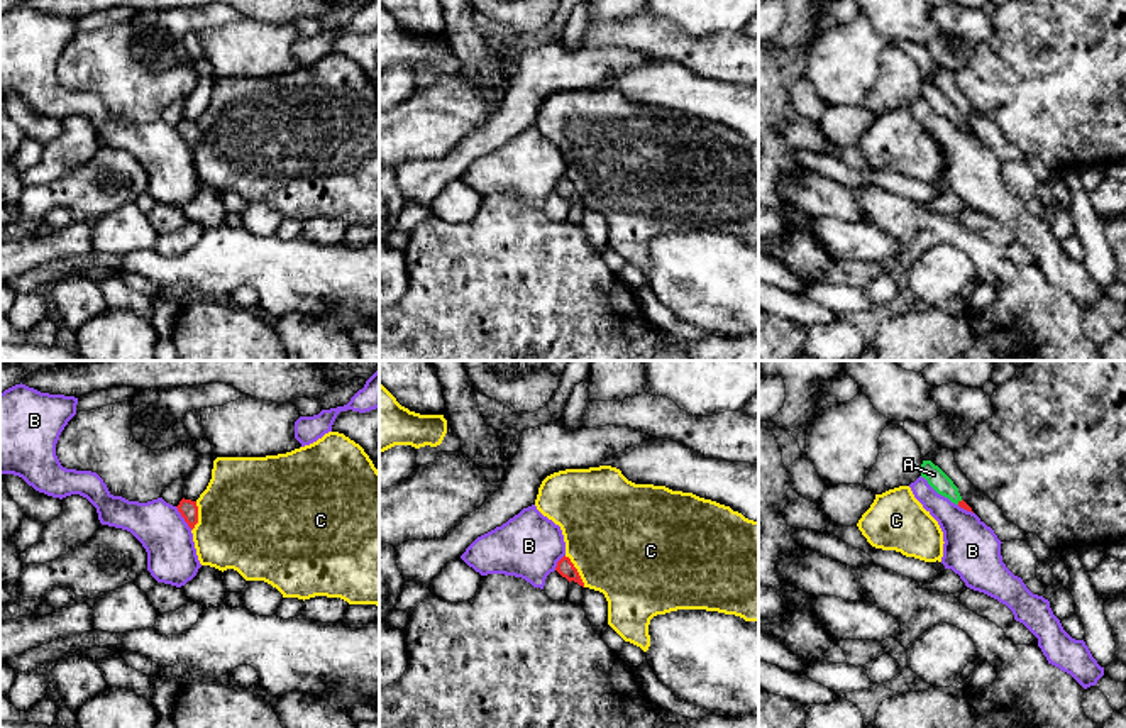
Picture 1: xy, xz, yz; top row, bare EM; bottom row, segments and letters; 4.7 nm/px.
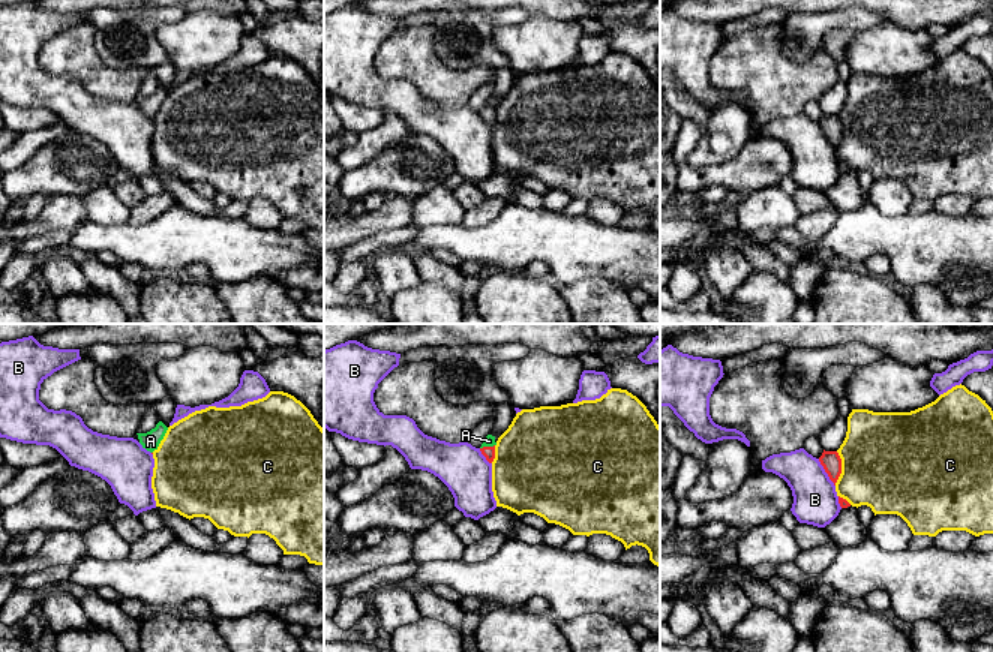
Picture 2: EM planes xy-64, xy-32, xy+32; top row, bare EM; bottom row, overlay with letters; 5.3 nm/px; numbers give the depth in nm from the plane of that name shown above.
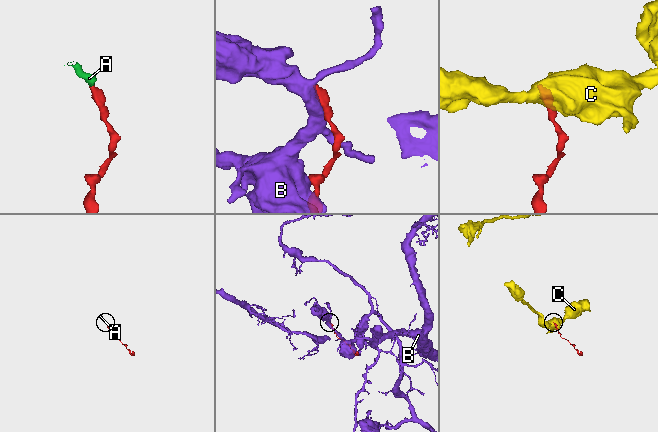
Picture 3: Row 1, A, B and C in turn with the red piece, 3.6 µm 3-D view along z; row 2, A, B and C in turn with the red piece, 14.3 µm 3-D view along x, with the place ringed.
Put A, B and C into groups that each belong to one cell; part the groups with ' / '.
A / B / C

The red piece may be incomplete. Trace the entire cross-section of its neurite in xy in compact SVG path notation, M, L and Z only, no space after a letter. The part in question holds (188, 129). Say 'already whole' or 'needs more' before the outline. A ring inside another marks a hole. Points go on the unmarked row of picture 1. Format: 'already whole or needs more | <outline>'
already whole | M181 120L179 125L176 127L188 147L193 151L195 146L198 144L198 127L196 122L191 120Z

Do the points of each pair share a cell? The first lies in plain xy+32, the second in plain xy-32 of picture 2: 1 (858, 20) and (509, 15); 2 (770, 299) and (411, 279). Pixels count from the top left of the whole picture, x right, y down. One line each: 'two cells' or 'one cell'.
1: one cell
2: two cells

